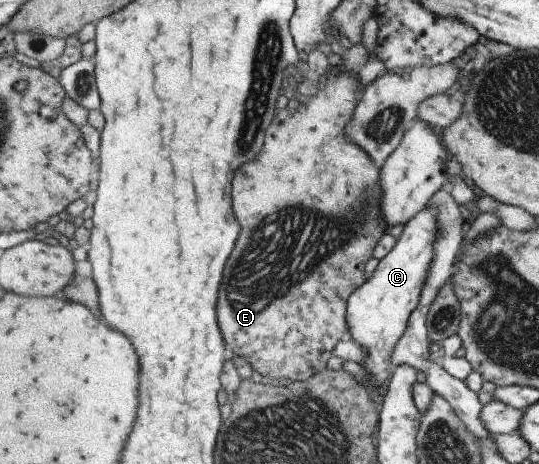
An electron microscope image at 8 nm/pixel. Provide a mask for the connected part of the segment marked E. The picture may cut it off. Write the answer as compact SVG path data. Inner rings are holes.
M330 66L328 72L318 81L318 90L311 97L297 96L290 100L285 108L277 111L266 137L266 151L262 151L260 159L248 163L244 167L244 173L238 177L238 183L234 183L234 205L236 205L234 209L238 211L238 219L242 219L242 239L238 239L238 247L234 249L234 259L230 259L230 267L226 269L226 283L222 283L218 317L222 319L222 333L226 335L226 343L236 351L238 357L246 357L254 371L261 374L264 380L285 378L302 382L326 370L328 359L333 356L335 347L341 340L349 337L350 325L346 317L350 297L369 279L366 263L374 257L380 239L386 234L386 221L382 211L384 193L382 193L380 167L372 161L372 157L362 147L348 141L344 135L344 129L354 119L354 111L357 111L360 97L364 93L358 75L344 71L344 66Z

